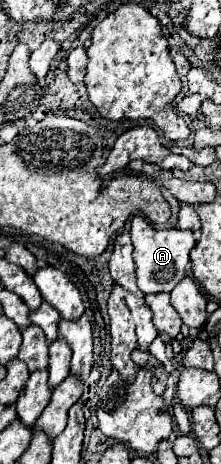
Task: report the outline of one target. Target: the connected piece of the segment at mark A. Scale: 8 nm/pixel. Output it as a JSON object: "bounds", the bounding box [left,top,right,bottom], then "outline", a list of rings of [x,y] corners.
{"bounds":[131,217,195,293],"outline":[[[135,217],[131,223],[131,241],[133,241],[133,257],[137,263],[137,285],[143,293],[171,293],[171,289],[189,275],[189,251],[195,247],[195,237],[191,231],[181,231],[181,229],[165,229],[165,231],[155,231],[143,217]]]}

